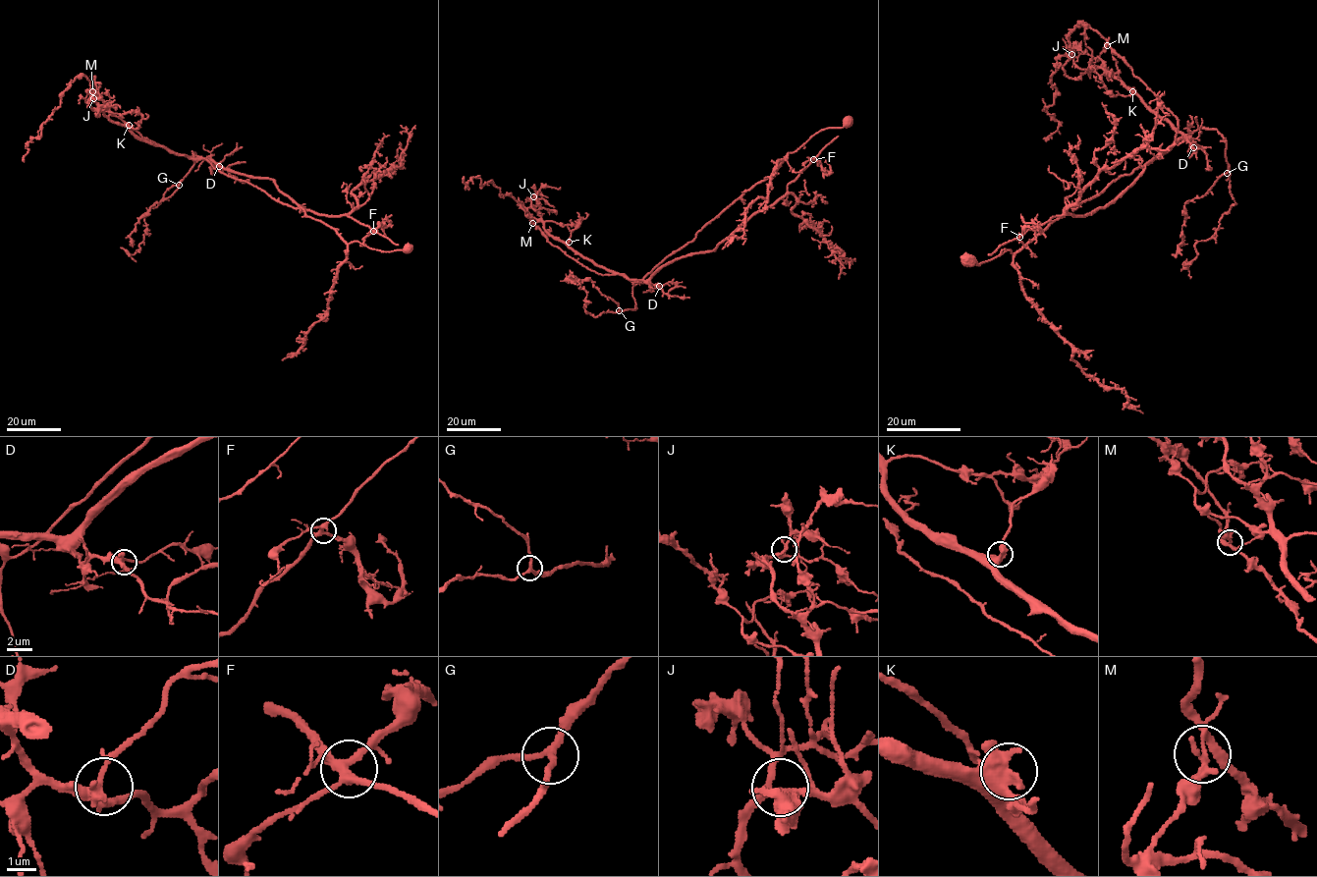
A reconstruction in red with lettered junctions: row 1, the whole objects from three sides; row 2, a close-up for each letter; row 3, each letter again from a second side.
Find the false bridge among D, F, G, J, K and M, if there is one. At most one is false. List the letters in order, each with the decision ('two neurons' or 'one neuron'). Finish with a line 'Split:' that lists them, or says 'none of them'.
D: one neuron
F: one neuron
G: one neuron
J: one neuron
K: one neuron
M: two neurons
Split: M

